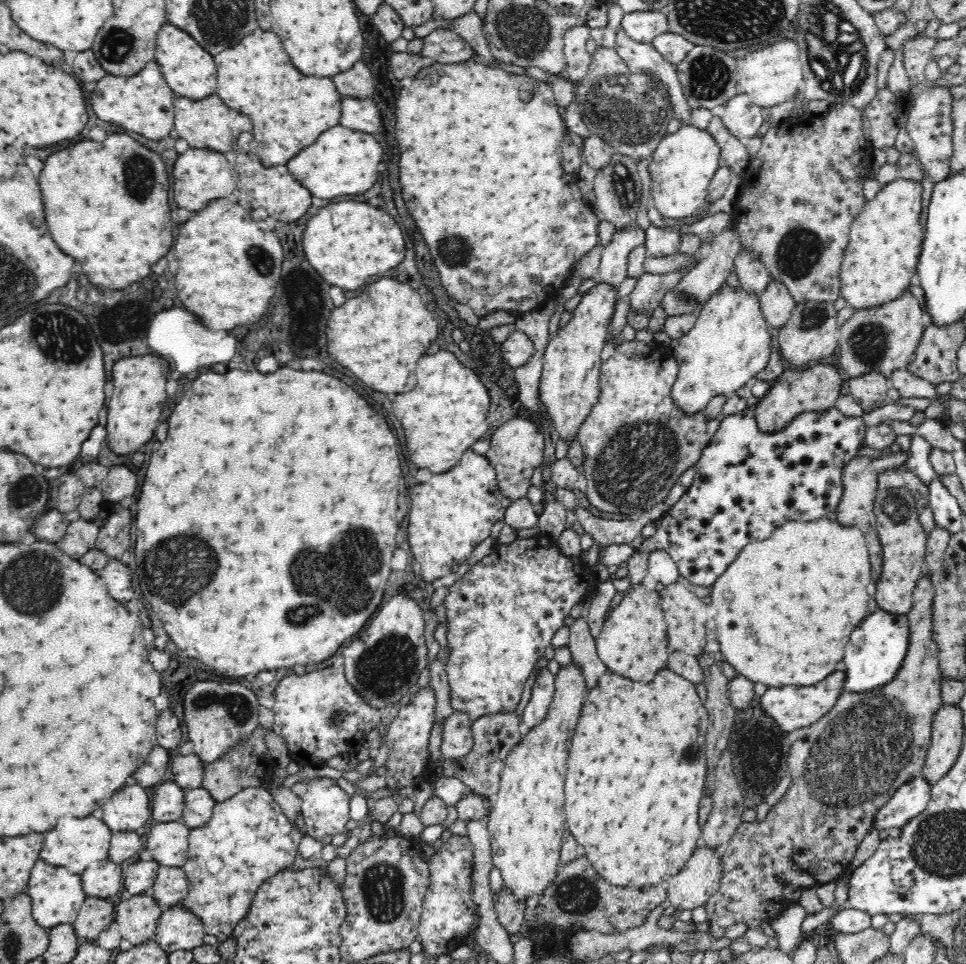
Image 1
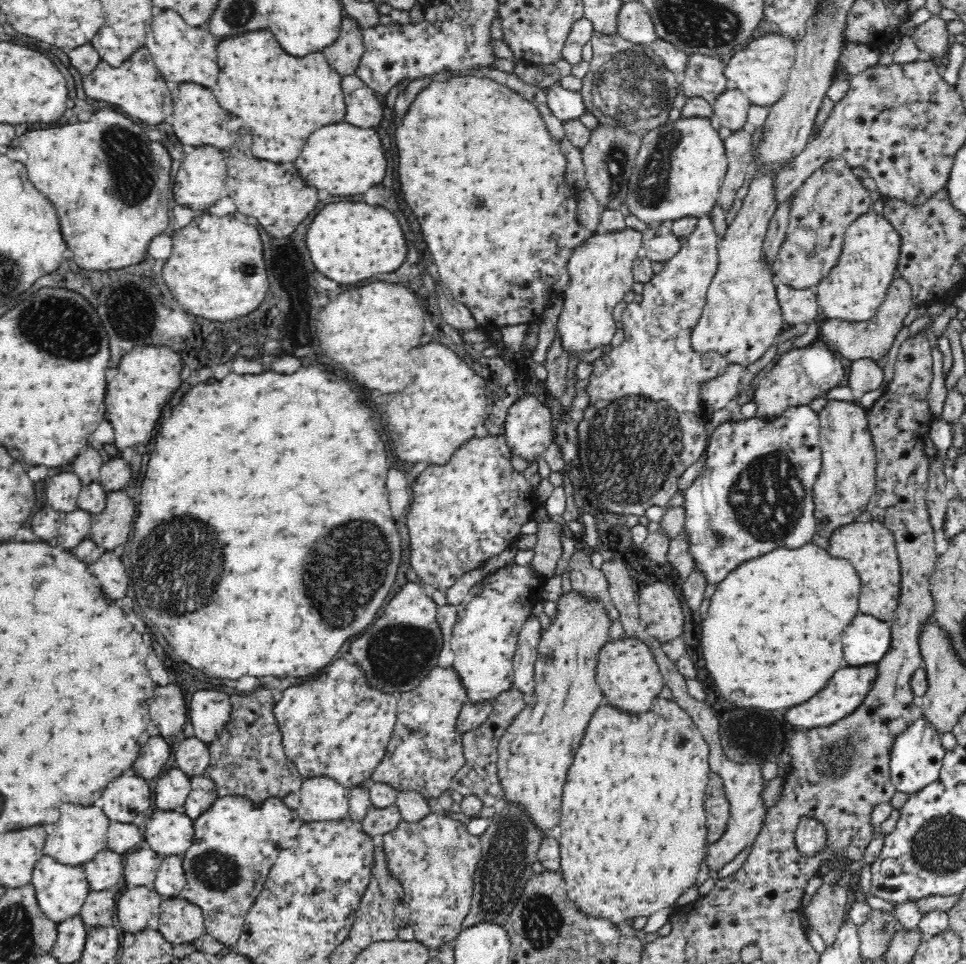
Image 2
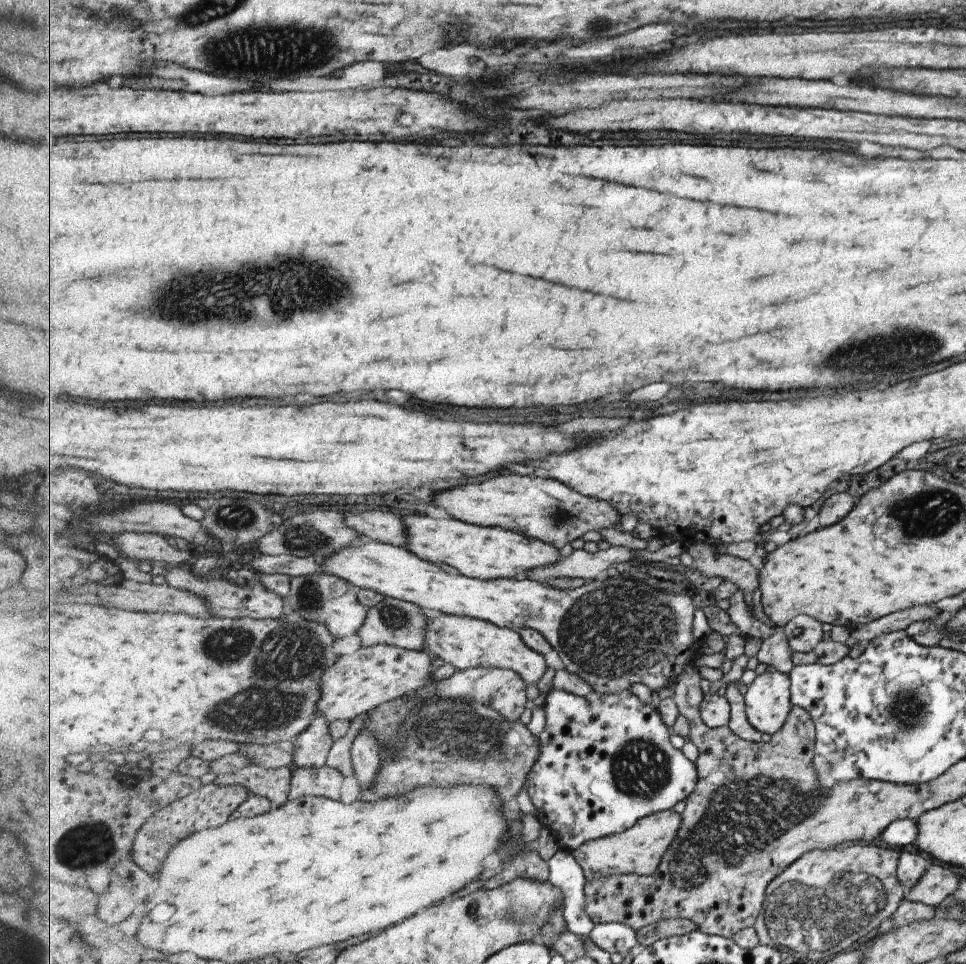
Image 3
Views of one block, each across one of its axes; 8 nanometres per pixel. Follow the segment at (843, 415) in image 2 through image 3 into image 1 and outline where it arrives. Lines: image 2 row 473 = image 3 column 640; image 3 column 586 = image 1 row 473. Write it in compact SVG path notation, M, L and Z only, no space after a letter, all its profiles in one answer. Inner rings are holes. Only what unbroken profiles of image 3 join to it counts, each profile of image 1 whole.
M910 449L906 451L892 452L880 458L868 458L868 456L856 456L848 466L844 466L842 474L842 482L844 483L844 490L842 498L836 507L836 520L840 521L842 525L856 525L860 530L864 531L864 536L868 540L868 548L870 548L870 558L872 558L872 582L876 584L882 576L882 566L884 566L884 553L882 553L882 545L880 544L880 537L876 532L876 517L874 510L874 500L879 489L878 477L880 472L885 469L893 469L894 466L900 466L904 460L908 460L910 456Z

